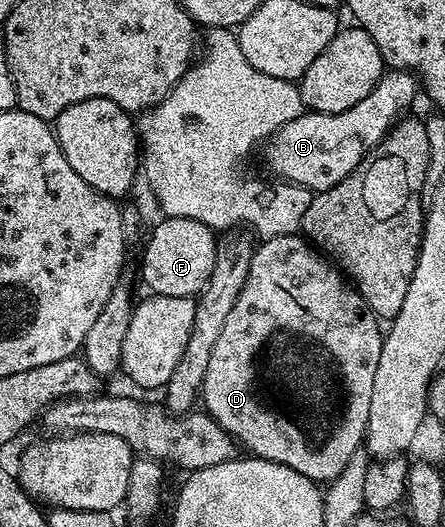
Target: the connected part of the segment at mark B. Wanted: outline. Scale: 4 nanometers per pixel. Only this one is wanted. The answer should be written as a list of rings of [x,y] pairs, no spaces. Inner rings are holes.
[[[386,70],[380,81],[359,105],[339,113],[309,111],[295,121],[283,125],[264,144],[265,159],[269,162],[270,176],[286,183],[297,183],[308,191],[319,192],[339,185],[357,168],[381,138],[393,128],[394,123],[406,114],[405,107],[419,95],[419,80],[408,71]],[[273,174],[273,175],[272,175]]]

